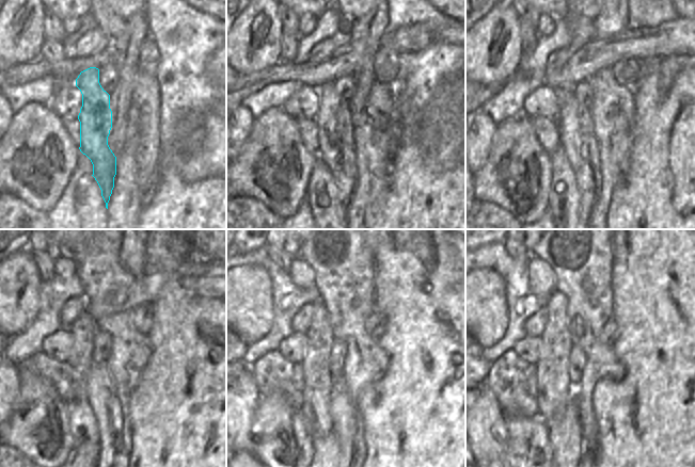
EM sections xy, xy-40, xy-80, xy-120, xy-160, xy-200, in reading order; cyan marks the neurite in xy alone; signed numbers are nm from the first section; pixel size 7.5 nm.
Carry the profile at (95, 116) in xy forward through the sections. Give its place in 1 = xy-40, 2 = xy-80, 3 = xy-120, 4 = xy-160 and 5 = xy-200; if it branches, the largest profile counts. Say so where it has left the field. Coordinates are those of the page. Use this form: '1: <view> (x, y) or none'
1: xy-40 (334, 124)
2: xy-80 (575, 131)
3: xy-120 (100, 389)
4: xy-160 (343, 408)
5: xy-200 (582, 439)

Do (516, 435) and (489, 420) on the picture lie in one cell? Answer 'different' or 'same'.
different

